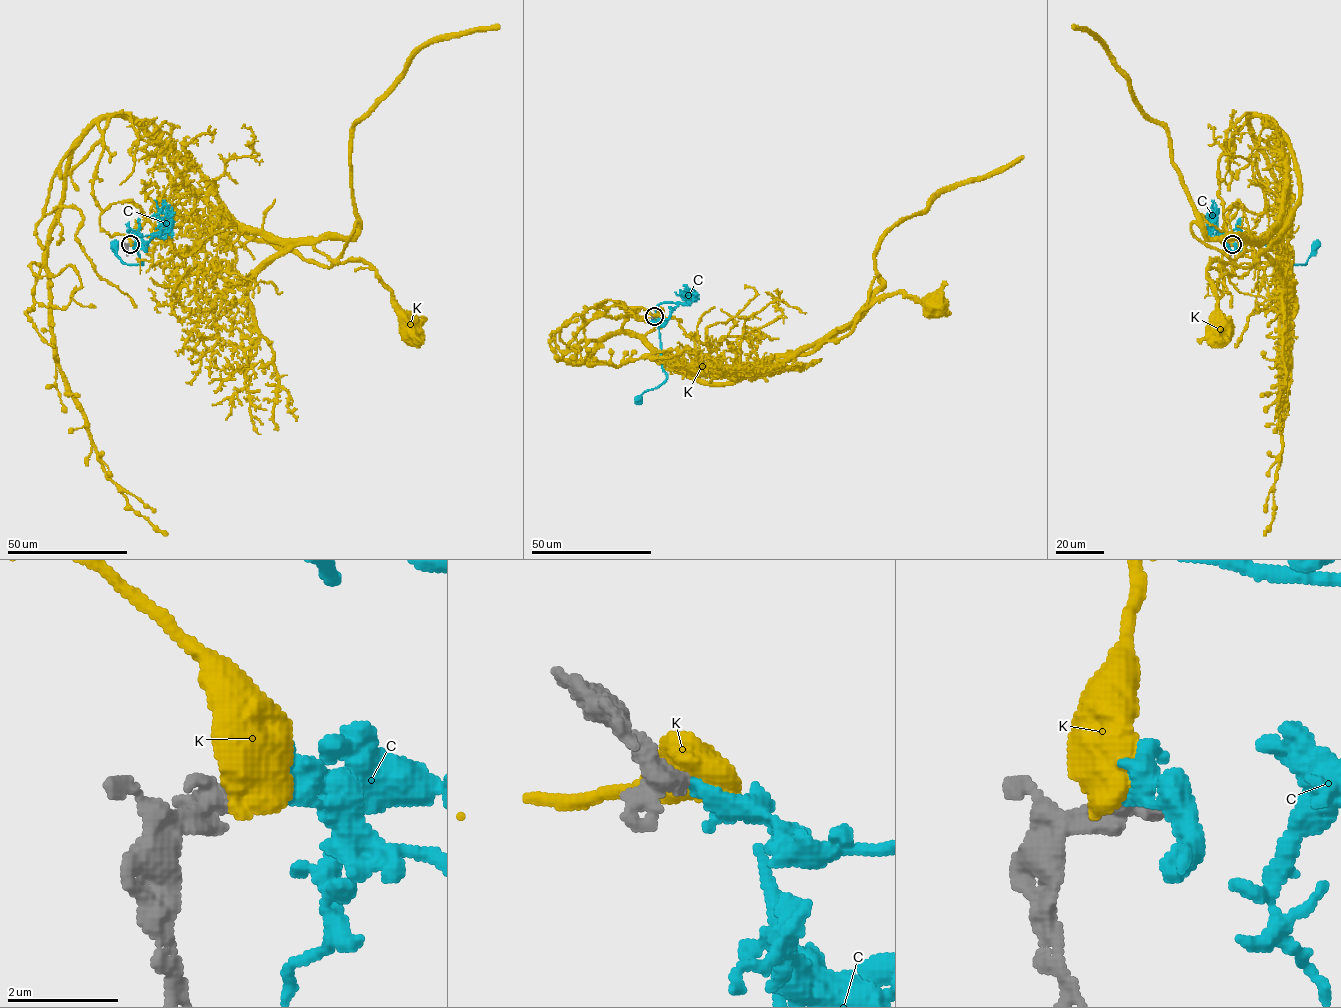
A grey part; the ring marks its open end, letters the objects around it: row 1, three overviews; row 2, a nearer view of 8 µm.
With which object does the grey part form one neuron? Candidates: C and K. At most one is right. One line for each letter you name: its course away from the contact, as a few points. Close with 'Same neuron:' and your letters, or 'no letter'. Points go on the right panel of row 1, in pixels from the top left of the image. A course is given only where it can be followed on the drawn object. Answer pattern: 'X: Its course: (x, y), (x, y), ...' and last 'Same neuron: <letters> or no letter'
C: Its course: (1232, 244), (1235, 246), (1232, 251), (1218, 236), (1247, 236), (1280, 250), (1295, 265), (1306, 263), (1317, 245)
Same neuron: C

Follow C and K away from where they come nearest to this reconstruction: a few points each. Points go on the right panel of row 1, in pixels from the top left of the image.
C: (1232, 244), (1235, 246), (1232, 251), (1218, 236), (1247, 236), (1280, 250), (1295, 265), (1306, 263), (1317, 245)
K: (1232, 244), (1219, 159), (1258, 116), (1288, 144), (1299, 201), (1276, 239), (1210, 264), (1219, 332)

